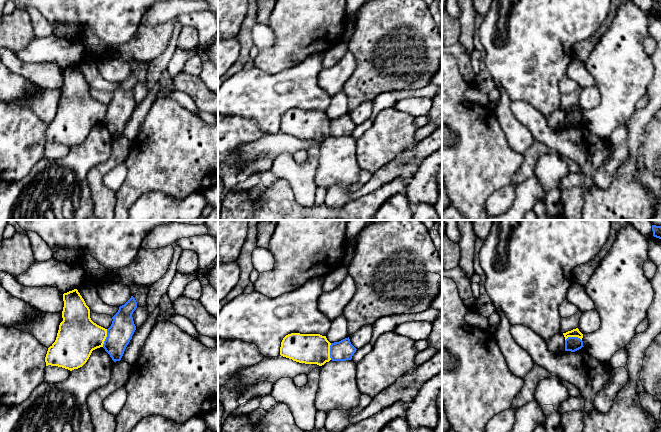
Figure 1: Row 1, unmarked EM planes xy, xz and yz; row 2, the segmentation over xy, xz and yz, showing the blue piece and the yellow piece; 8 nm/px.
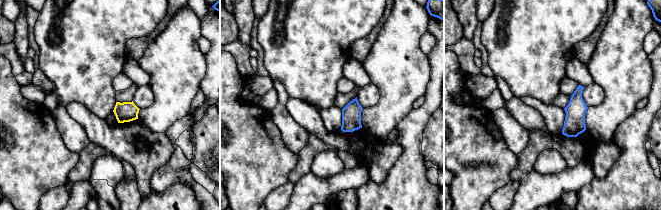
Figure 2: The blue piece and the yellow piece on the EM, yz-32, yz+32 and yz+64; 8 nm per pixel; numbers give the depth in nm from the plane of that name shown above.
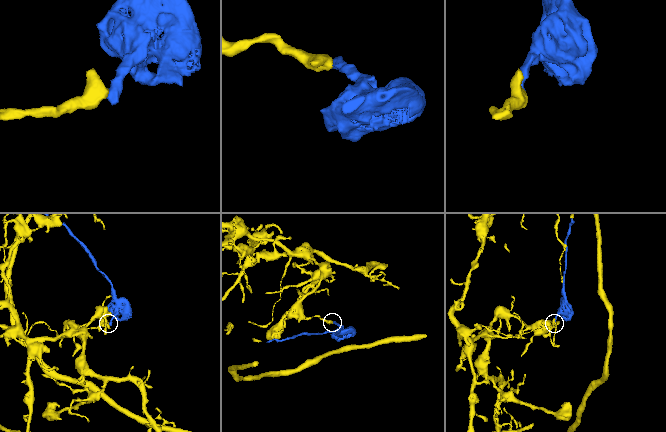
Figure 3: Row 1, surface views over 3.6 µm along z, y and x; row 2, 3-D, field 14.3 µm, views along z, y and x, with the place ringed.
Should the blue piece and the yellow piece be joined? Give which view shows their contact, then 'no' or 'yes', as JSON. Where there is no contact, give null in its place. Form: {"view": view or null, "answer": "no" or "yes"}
{"view": "xy", "answer": "no"}

